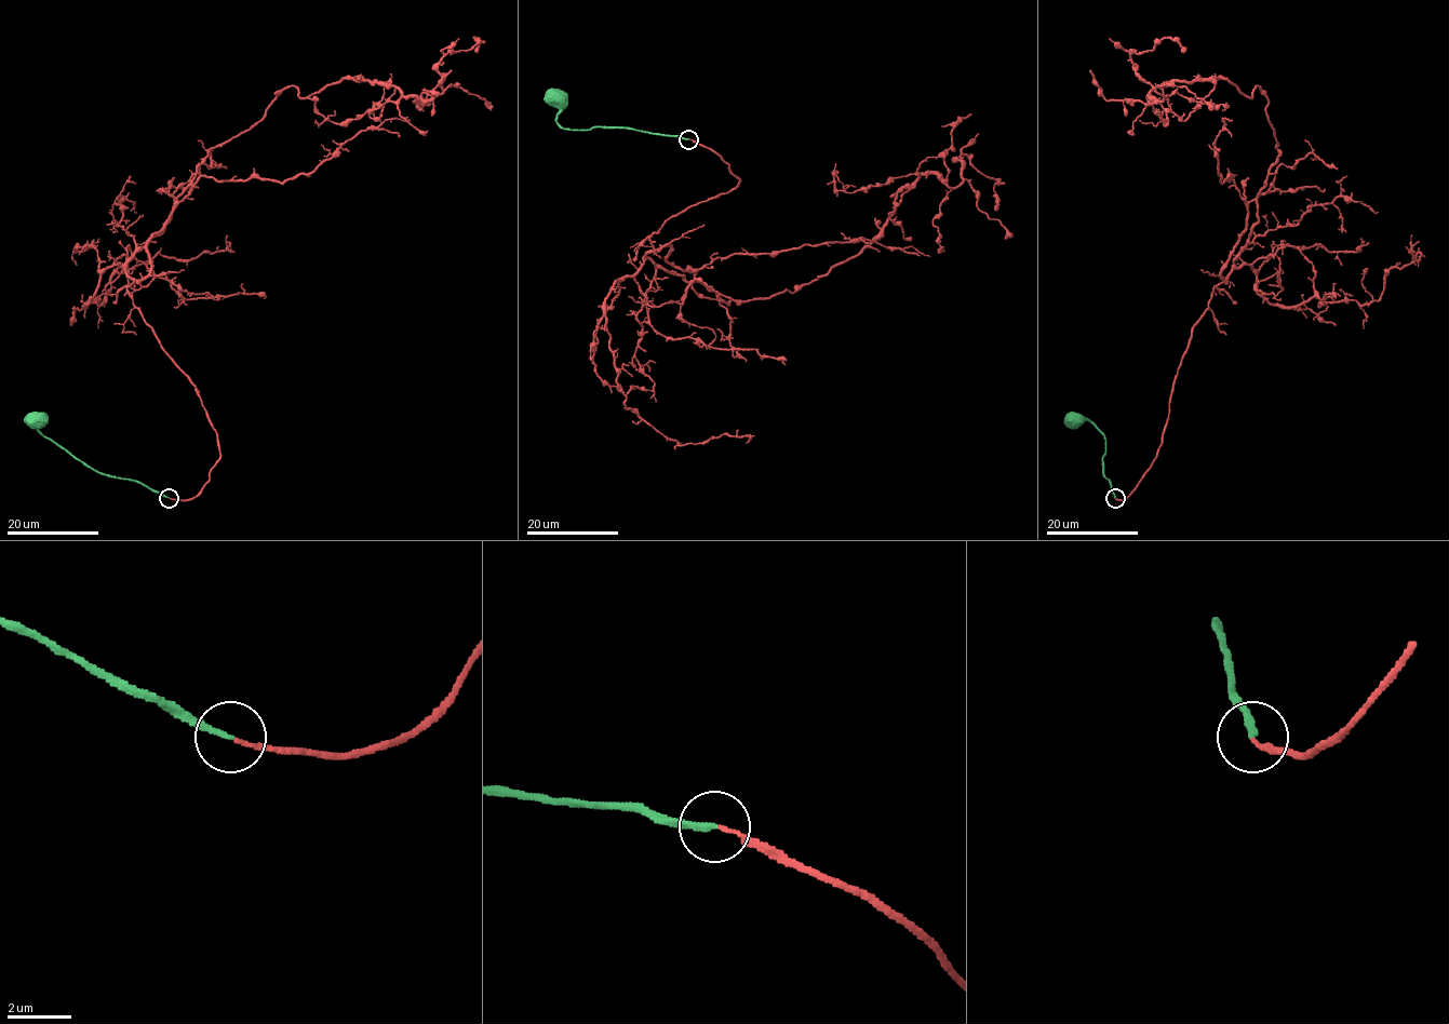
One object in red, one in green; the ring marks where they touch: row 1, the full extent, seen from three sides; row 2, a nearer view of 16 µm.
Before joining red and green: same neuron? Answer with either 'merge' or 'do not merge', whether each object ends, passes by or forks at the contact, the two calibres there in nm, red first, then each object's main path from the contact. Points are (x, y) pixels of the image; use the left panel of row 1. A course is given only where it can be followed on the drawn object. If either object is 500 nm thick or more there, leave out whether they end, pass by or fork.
merge; red ends; green ends; calibres 110 and 190 nm; course red (169, 497), (220, 454), (129, 260), (284, 89), (426, 100), (441, 58), (475, 52); course green (169, 497), (133, 480), (101, 474), (83, 465), (43, 436), (37, 430), (40, 419), (37, 419)

